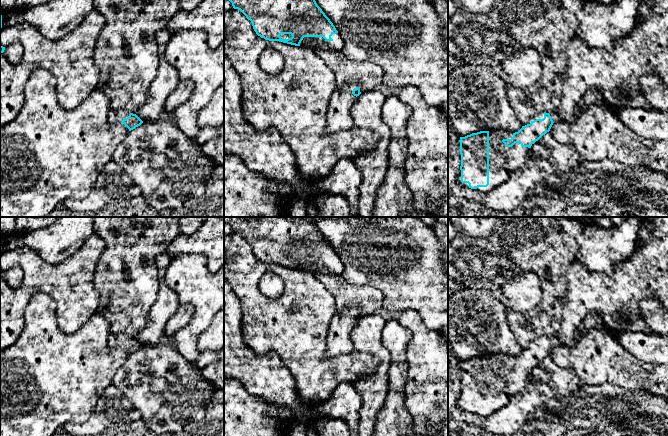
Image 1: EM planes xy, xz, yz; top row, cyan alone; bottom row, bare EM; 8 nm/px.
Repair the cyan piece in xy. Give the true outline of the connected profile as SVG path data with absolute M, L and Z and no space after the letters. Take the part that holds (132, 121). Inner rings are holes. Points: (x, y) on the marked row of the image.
M110 109L108 112L108 119L111 124L124 124L129 131L135 129L143 123L136 114L129 113L128 111L122 109Z

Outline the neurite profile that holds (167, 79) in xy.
M167 27L159 30L155 36L159 55L158 72L149 88L147 100L135 113L143 122L159 119L167 97L177 88L180 81L177 70L165 58L170 37L171 32Z

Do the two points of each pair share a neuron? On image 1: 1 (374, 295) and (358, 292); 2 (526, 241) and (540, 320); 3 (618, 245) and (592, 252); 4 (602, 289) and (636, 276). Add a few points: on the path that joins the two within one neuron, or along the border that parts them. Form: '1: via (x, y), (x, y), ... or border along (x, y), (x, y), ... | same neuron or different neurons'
1: via (370, 295), (362, 295) | same neuron
2: via (546, 261), (552, 267), (552, 300) | same neuron
3: via (612, 246), (598, 250) | same neuron
4: via (610, 289), (622, 289), (628, 284) | same neuron

